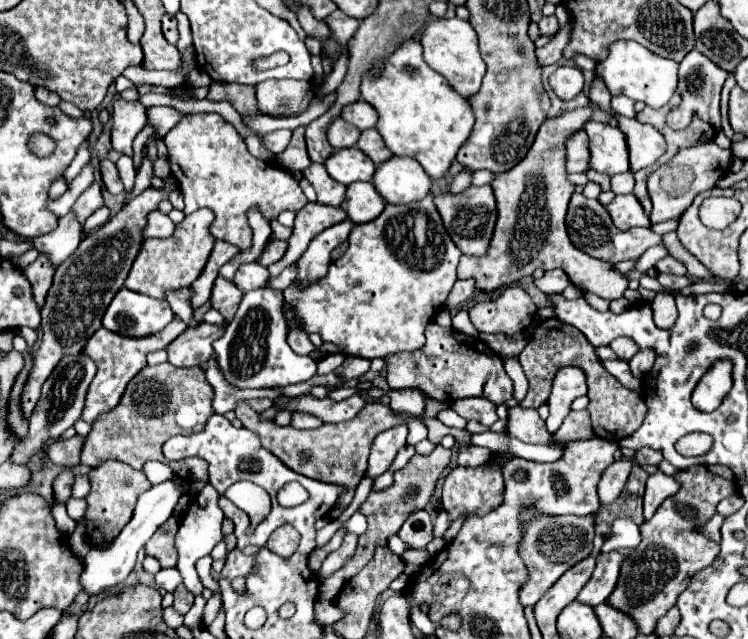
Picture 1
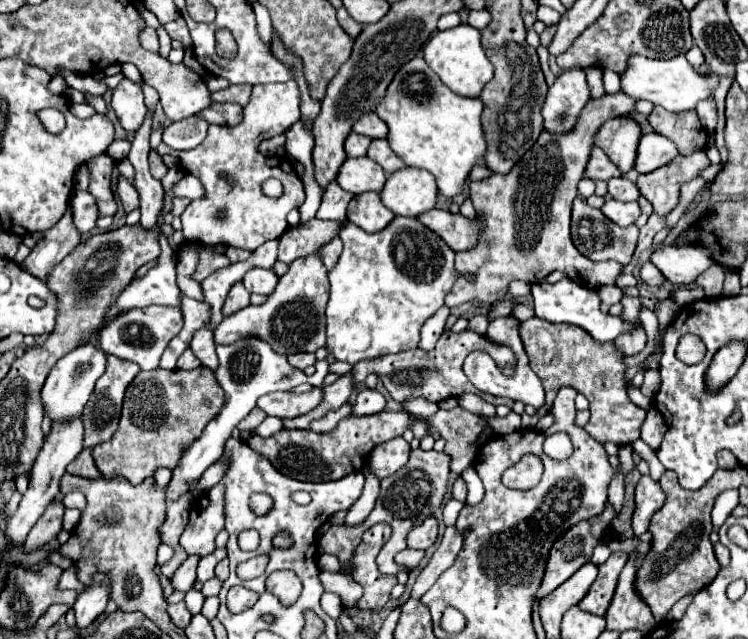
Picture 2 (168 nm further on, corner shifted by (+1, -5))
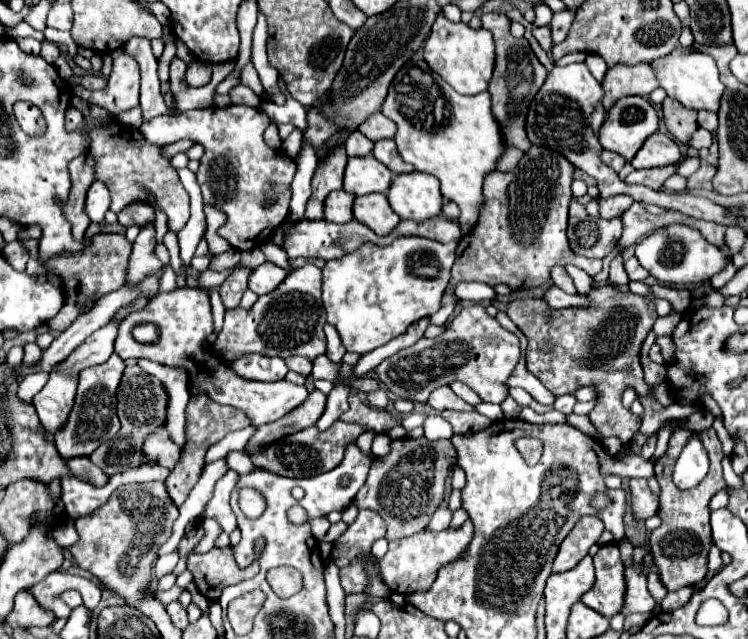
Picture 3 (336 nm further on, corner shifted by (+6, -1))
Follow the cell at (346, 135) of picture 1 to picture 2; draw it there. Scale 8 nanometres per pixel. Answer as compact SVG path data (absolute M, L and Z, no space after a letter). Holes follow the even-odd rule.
M351 133L345 141L345 153L349 157L363 157L367 153L369 143L371 143L371 139L367 139L363 135L357 135L357 133Z

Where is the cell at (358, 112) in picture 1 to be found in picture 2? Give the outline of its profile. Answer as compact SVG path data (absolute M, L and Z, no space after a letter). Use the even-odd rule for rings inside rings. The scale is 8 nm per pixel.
M365 113L365 115L361 115L361 117L355 121L353 131L359 133L359 135L365 135L365 137L369 137L369 139L383 139L383 137L387 137L387 133L389 133L387 125L385 125L375 113Z

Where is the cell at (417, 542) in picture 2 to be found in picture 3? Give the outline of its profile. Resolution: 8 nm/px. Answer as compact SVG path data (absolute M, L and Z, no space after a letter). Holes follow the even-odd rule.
M440 507L440 509L434 513L428 529L430 529L430 531L444 531L444 529L450 527L450 521L452 521L452 511L450 511L448 507Z

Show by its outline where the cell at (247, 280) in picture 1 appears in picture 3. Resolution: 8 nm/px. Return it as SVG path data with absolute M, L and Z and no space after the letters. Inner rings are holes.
M262 263L260 267L256 267L250 275L250 283L248 287L256 293L256 295L266 295L270 291L274 291L288 275L288 269L282 269L278 265L272 263Z

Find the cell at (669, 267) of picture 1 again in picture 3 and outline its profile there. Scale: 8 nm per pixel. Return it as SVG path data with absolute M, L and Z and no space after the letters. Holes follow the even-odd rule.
M680 223L662 227L652 235L644 237L636 245L636 259L652 277L668 285L698 285L712 279L728 265L728 257L718 247L708 243L698 229Z

